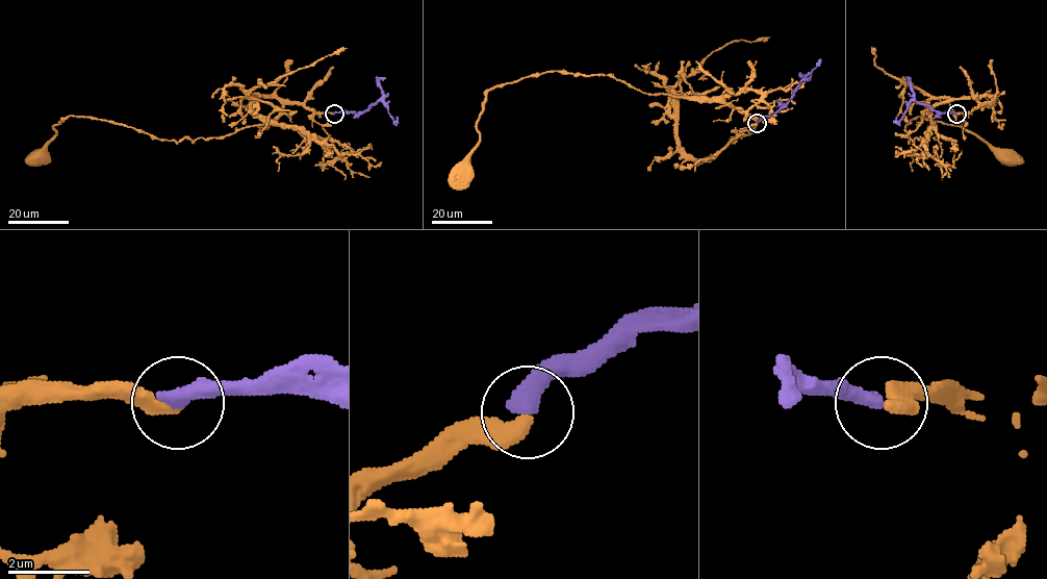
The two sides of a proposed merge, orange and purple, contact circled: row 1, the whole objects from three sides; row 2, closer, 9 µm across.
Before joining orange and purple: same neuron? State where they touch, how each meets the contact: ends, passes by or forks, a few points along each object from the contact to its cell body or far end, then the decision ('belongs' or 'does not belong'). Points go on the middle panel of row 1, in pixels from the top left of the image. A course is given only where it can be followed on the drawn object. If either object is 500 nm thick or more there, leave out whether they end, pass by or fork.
at (757, 123); orange ends there; purple ends there; orange runs (757, 124), (691, 158), (678, 134), (677, 97), (687, 97), (551, 71), (487, 93), (479, 143), (460, 174); purple runs (757, 123), (775, 114), (820, 59); belongs

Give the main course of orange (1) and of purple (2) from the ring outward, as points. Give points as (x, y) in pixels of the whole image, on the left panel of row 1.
1: (334, 114), (257, 97), (253, 111), (263, 124), (177, 143), (68, 116), (36, 157)
2: (334, 114), (363, 111), (381, 100), (398, 122)

